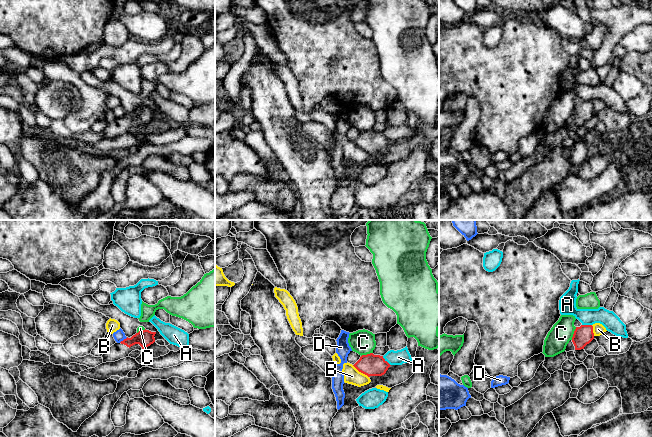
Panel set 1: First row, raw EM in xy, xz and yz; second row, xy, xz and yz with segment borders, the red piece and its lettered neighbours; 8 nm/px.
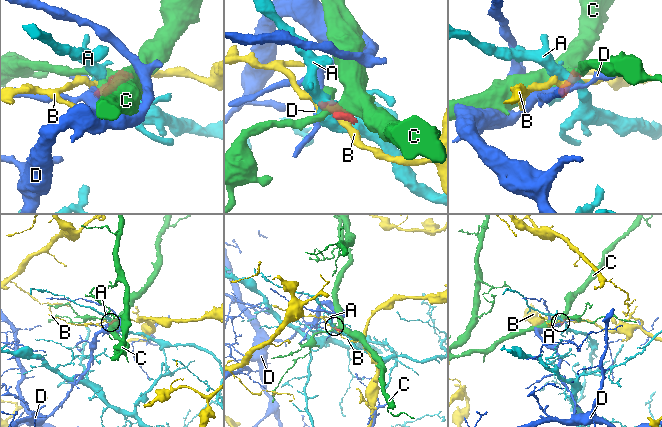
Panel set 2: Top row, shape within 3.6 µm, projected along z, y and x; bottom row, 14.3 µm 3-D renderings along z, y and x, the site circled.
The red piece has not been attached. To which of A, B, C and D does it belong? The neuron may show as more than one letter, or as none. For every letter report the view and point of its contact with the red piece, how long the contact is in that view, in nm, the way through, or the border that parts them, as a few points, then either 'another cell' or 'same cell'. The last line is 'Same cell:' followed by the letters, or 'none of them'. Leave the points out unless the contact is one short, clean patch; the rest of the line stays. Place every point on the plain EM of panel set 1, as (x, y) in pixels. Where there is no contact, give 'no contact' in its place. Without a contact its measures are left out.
A: contact xz (386, 137); length 100 nm; border xz (382, 132), (390, 141); another cell
B: contact xz (360, 147); length 170 nm; another cell
C: contact yz (574, 109); length 110 nm; another cell
D: contact xy (124, 115); length 80 nm; border xy (127, 113), (119, 118); another cell
Same cell: none of them

